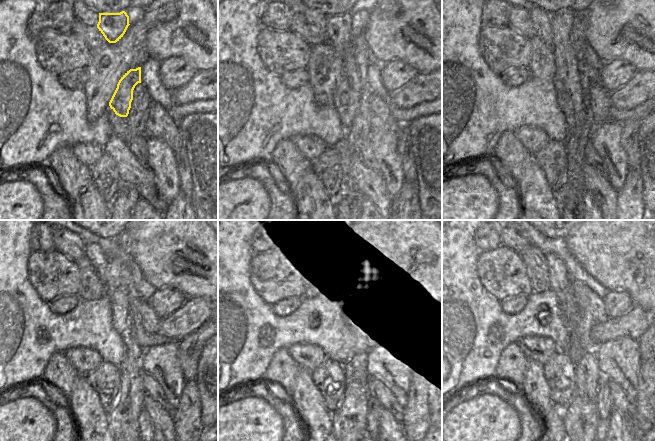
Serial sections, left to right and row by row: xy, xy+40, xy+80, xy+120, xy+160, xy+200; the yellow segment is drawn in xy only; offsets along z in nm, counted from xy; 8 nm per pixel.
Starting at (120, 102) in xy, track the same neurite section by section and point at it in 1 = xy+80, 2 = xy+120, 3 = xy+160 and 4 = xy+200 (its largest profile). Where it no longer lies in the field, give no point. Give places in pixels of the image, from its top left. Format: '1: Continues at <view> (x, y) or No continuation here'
1: Continues at xy+80 (567, 82)
2: Continues at xy+120 (116, 290)
3: Continues at xy+160 (359, 361)
4: Continues at xy+200 (588, 378).

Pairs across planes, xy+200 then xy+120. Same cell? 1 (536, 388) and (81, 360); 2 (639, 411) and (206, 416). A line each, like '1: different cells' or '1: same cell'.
1: different cells
2: different cells

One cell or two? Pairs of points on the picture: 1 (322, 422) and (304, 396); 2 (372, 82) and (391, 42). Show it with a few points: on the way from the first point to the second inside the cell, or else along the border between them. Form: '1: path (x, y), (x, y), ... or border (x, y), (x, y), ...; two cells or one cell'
1: path (317, 416), (308, 402); one cell
2: border (375, 60), (380, 63); two cells

